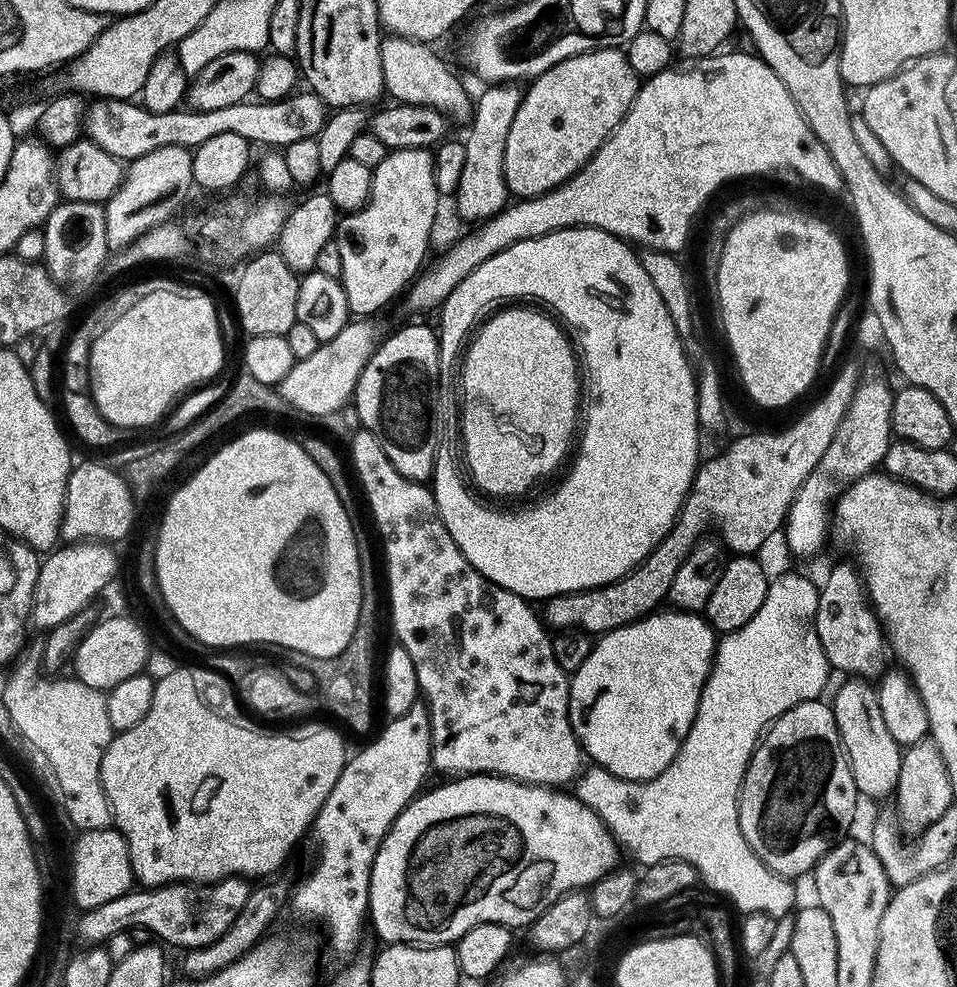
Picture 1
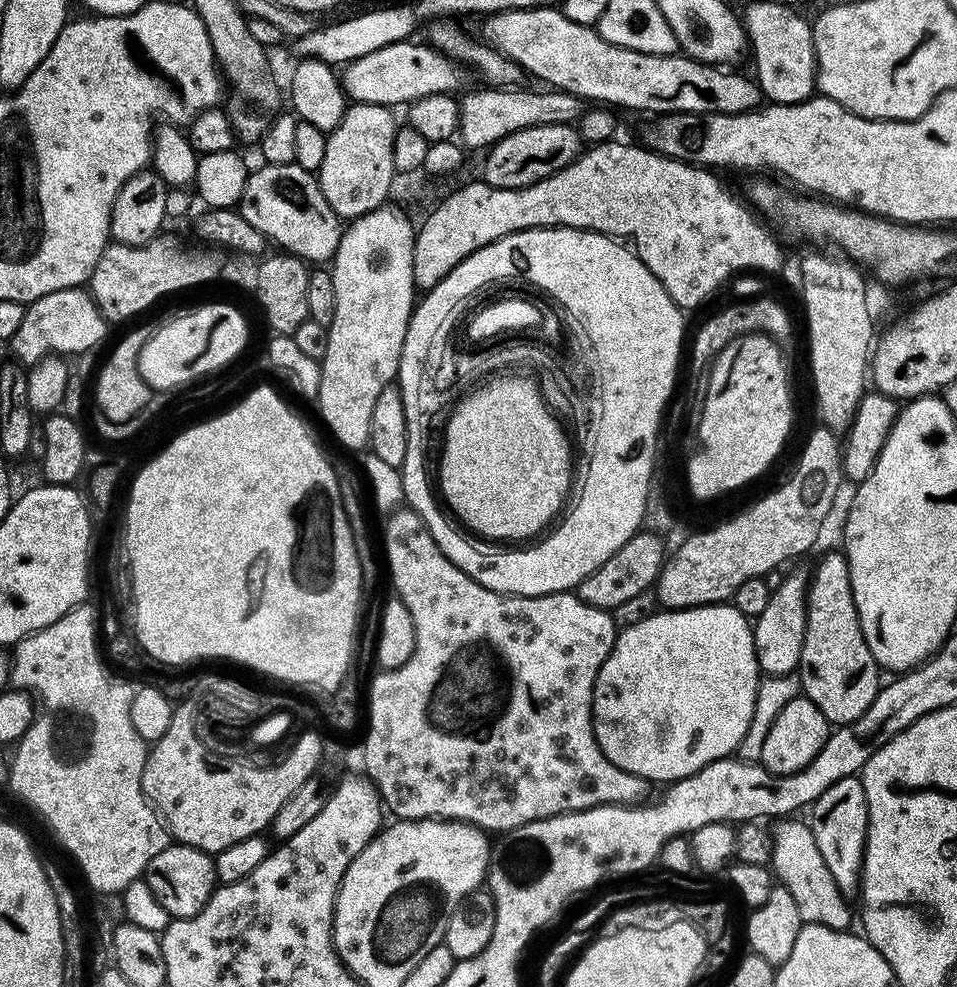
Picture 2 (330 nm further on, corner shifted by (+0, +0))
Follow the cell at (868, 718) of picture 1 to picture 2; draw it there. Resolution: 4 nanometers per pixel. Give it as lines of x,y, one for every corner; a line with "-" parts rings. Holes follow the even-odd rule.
840,550
828,552
817,562
816,569
810,572
808,582
806,634
802,642
802,658
798,669
798,679
803,695
822,712
829,725
849,724
854,722
854,718
862,718
870,702
874,702
882,687
880,675
882,675
882,669
877,664
874,654
870,654
870,646
866,646
866,638
862,634
862,626
852,593
848,557

